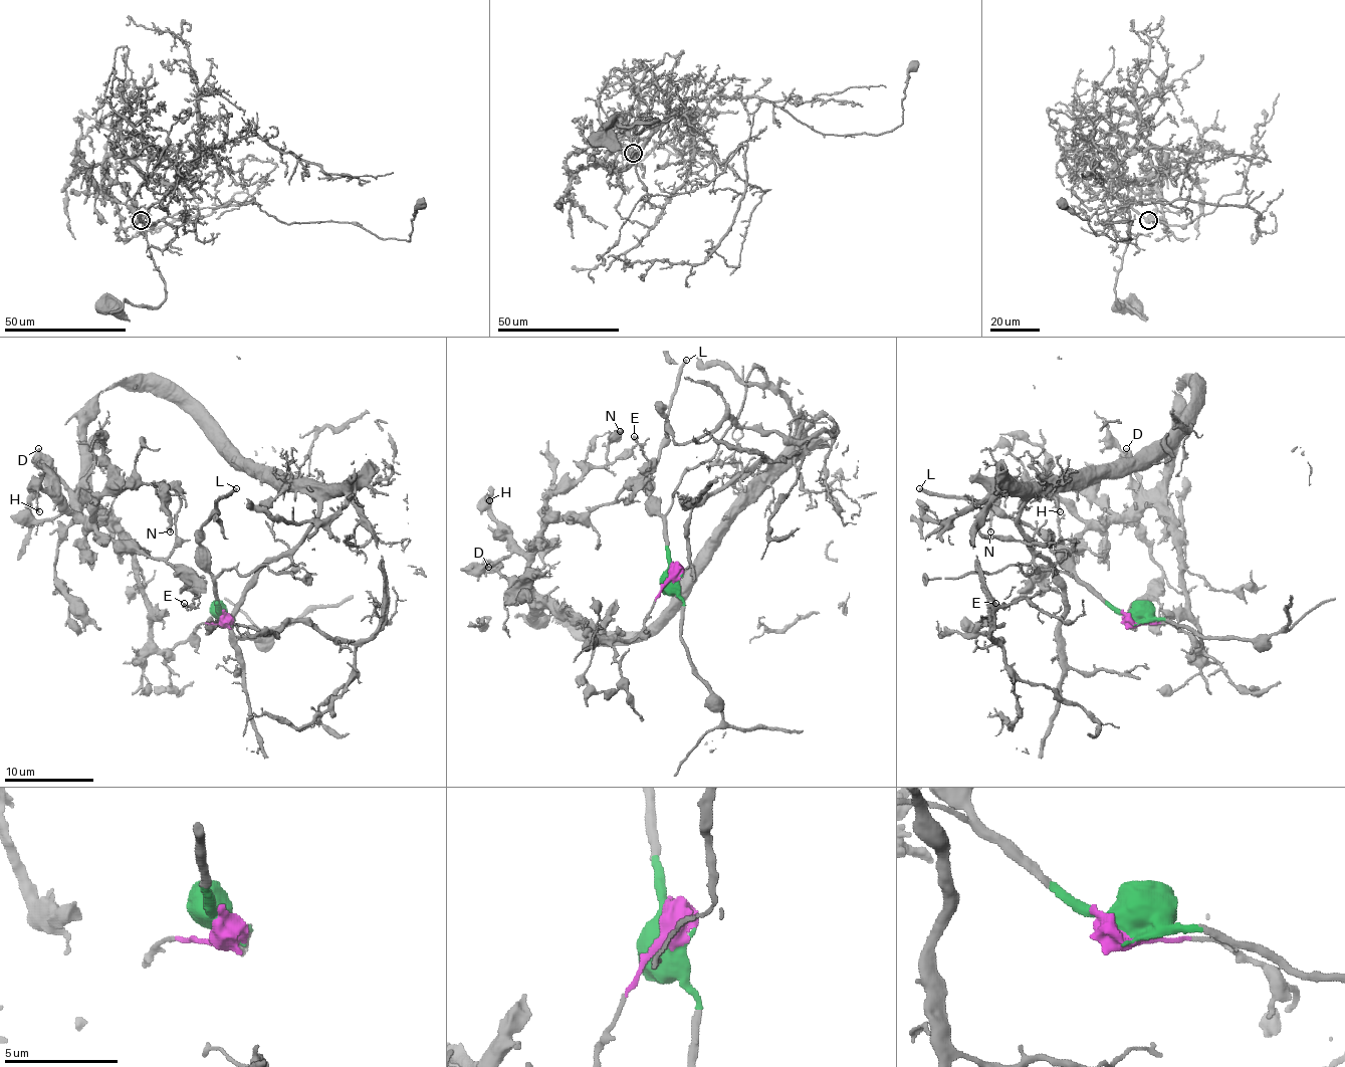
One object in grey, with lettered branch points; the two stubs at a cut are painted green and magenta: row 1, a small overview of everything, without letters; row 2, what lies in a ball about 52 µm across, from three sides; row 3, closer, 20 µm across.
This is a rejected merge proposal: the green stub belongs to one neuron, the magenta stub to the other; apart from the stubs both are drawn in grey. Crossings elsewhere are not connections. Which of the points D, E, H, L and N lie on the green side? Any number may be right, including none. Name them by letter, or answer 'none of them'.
L

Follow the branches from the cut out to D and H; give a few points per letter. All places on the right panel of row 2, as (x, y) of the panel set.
D: (1132, 619), (1186, 630), (1199, 650), (1199, 624), (1181, 584), (1181, 544), (1148, 499), (1126, 448)
H: (1132, 619), (1177, 626), (1199, 650), (1181, 537), (1152, 503), (1112, 514), (1068, 488), (1059, 512)

